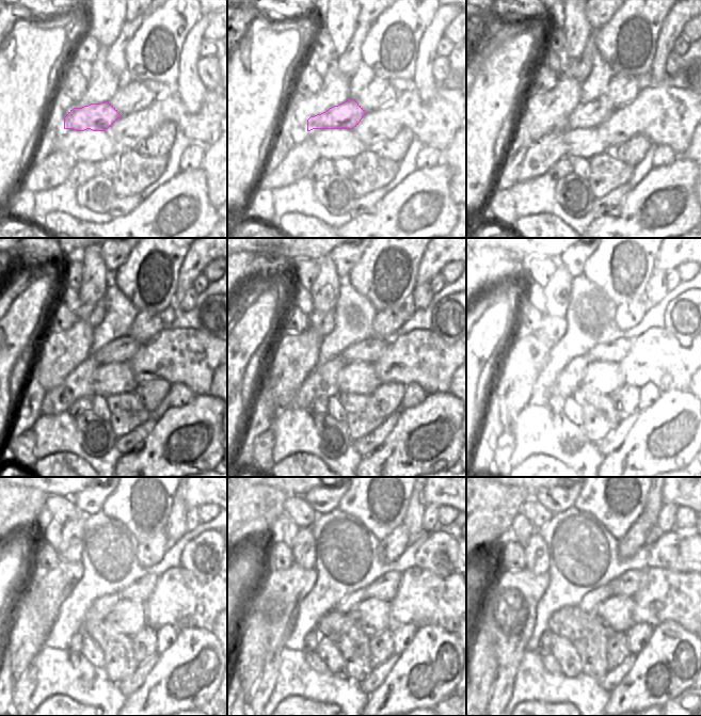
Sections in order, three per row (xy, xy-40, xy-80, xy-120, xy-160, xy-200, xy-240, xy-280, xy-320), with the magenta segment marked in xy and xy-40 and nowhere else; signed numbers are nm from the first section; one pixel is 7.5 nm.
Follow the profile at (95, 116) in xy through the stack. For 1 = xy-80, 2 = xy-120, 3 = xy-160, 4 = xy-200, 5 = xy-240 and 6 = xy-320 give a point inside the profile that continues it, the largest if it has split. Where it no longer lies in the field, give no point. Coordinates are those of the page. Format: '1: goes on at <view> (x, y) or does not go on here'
1: goes on at xy-80 (591, 114)
2: goes on at xy-120 (123, 349)
3: goes on at xy-160 (370, 350)
4: goes on at xy-200 (615, 351)
5: goes on at xy-240 (140, 590)
6: goes on at xy-320 (627, 584)

